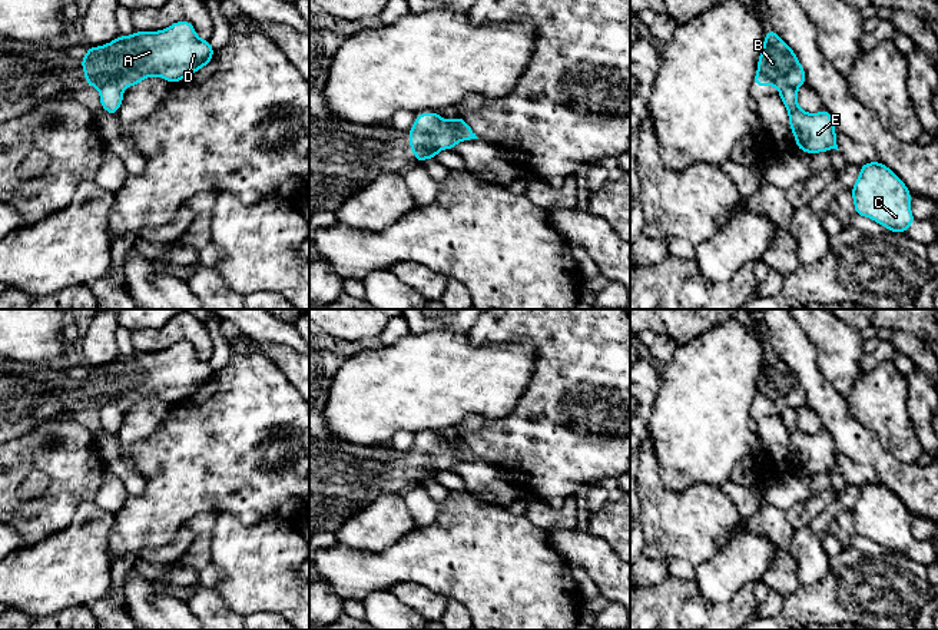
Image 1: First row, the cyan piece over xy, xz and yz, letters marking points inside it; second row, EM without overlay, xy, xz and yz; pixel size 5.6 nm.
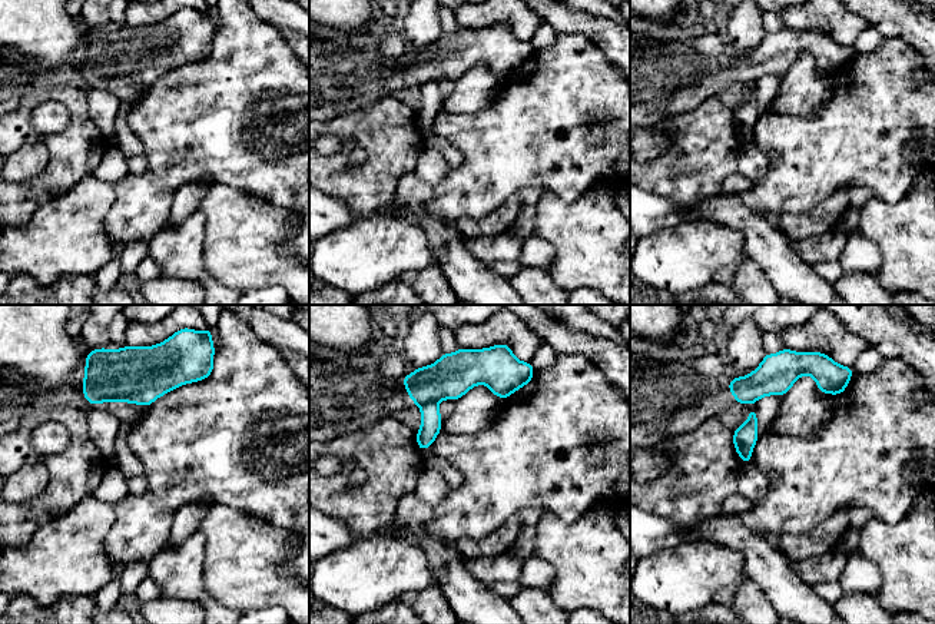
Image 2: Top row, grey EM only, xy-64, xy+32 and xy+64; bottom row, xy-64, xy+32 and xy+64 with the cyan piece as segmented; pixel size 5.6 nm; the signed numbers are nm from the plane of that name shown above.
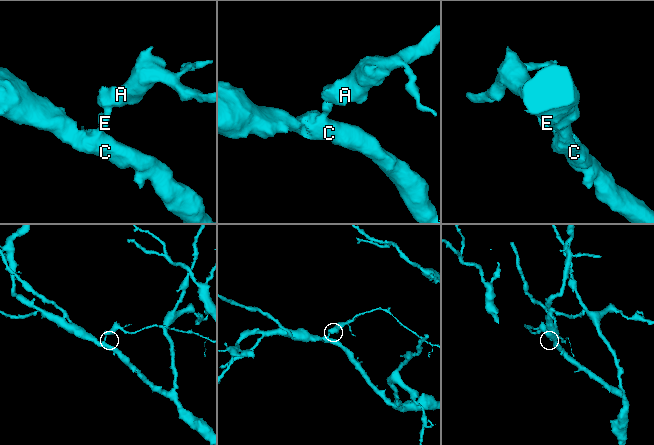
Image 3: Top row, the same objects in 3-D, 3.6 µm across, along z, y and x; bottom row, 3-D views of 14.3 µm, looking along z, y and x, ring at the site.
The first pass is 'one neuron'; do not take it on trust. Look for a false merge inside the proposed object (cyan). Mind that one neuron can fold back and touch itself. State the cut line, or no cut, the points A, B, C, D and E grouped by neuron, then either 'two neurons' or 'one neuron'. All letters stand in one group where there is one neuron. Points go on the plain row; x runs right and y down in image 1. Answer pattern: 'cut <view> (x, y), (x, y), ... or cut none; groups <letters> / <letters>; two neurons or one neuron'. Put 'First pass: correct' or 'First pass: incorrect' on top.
First pass: incorrect
cut xy (119, 407), (103, 405), (99, 410); groups A B D / C E; two neurons

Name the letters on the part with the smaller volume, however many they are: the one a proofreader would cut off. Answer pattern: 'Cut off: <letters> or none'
Cut off: A, B, D

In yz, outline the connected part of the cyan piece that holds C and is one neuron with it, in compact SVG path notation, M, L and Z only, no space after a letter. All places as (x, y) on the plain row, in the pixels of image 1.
M881 483L864 484L851 511L856 536L866 537L894 554L905 553L915 541L909 510Z

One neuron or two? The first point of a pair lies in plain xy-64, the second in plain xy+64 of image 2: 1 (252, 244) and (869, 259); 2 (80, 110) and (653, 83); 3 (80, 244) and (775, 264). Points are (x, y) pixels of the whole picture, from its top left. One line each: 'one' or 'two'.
1: two
2: two
3: two

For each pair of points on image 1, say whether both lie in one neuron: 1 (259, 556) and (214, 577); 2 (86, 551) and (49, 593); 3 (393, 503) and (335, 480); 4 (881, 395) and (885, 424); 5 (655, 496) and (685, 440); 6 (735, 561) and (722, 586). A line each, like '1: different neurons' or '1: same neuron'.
1: different neurons
2: same neuron
3: different neurons
4: same neuron
5: different neurons
6: same neuron

